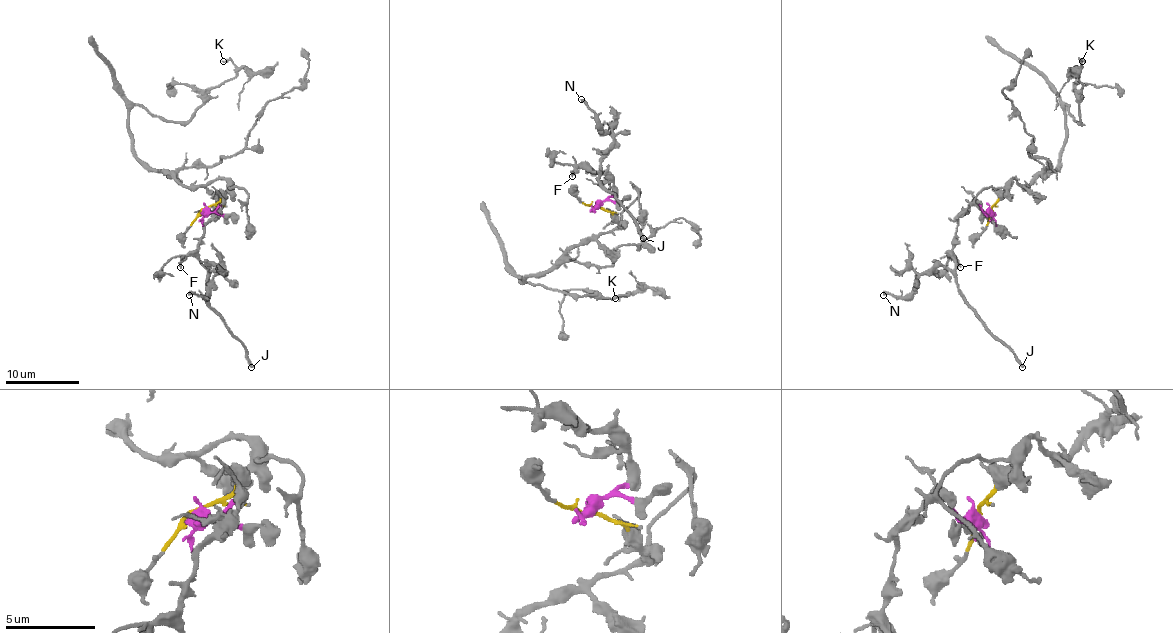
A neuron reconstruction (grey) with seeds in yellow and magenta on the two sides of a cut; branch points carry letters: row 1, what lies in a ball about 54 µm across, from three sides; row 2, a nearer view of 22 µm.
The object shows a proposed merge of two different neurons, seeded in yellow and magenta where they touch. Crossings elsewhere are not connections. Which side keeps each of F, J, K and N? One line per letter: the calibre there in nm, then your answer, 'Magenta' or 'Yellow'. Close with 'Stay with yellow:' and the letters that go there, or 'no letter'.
F: Thickness 220 nm. Magenta
J: Thickness 280 nm. Magenta
K: Thickness 160 nm. Yellow
N: Thickness 320 nm. Magenta
Stay with yellow: K

